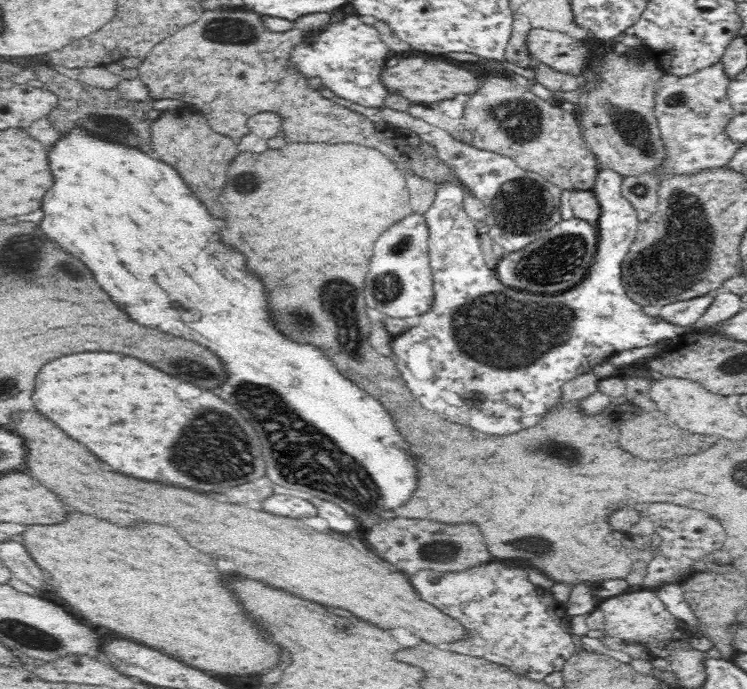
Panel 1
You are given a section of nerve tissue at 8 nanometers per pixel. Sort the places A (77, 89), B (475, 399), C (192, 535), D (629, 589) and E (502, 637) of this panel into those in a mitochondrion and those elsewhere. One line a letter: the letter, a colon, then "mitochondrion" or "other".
A: other
B: other
C: other
D: other
E: other

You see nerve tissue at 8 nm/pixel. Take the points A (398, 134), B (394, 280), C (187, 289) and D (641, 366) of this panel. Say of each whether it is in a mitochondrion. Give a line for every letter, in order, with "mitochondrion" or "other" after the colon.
A: other
B: mitochondrion
C: other
D: other

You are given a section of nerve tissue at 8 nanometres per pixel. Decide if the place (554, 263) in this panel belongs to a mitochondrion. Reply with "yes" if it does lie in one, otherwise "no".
yes

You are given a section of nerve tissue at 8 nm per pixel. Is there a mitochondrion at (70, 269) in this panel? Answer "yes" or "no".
yes

